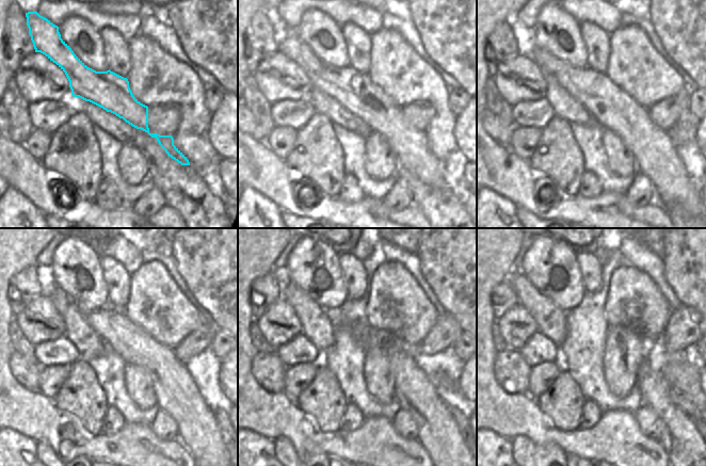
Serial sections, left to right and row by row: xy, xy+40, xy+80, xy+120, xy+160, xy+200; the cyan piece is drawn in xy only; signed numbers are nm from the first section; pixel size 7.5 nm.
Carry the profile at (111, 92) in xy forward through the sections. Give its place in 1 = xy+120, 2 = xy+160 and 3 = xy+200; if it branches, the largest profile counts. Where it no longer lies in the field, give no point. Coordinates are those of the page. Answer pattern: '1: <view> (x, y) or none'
1: xy+120 (177, 395)
2: xy+160 (438, 434)
3: xy+200 (682, 440)

